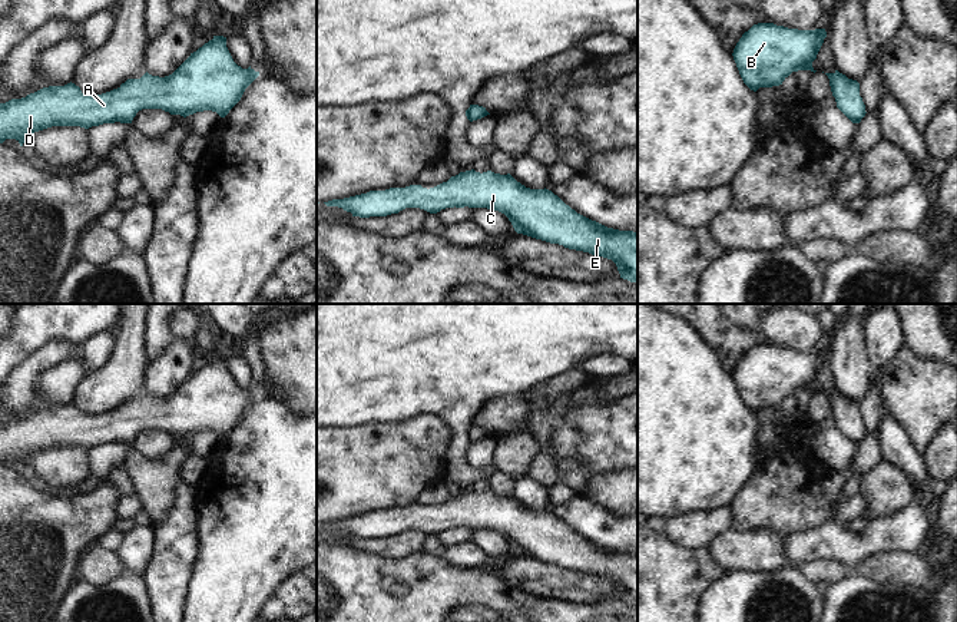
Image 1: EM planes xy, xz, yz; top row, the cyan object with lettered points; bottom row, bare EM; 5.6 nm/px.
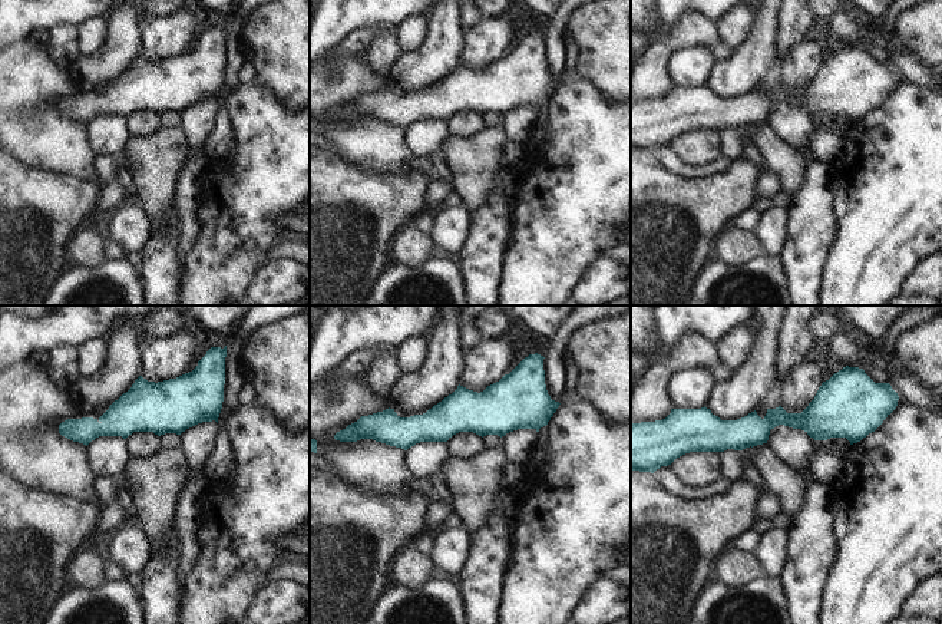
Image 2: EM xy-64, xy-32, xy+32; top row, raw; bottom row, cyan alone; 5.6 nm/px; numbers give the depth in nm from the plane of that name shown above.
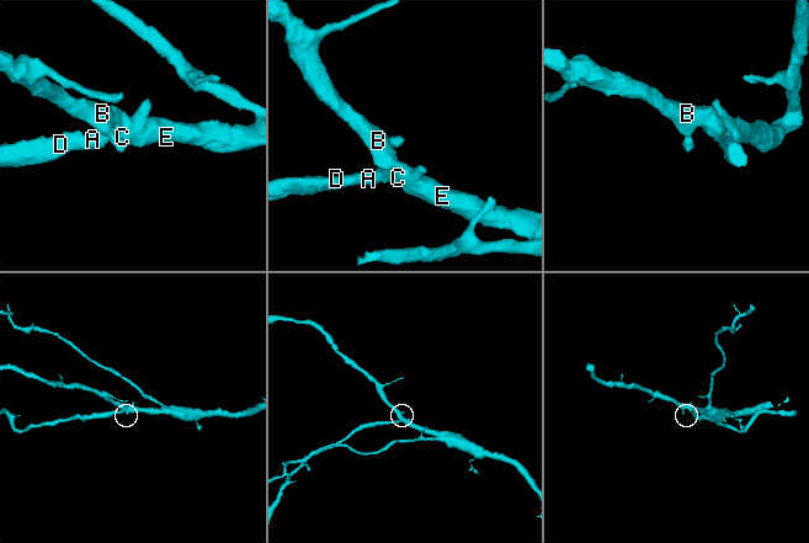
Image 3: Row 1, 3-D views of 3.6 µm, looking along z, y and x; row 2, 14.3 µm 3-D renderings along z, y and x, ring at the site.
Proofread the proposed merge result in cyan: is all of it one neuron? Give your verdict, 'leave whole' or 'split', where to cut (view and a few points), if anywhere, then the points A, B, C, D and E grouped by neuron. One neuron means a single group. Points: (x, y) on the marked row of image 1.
leave whole | no cut | A B C D E

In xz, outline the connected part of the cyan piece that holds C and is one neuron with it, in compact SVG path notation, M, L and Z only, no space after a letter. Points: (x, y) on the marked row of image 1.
M474 169L460 172L434 188L410 185L405 188L390 188L385 191L370 191L367 193L332 199L324 202L327 206L338 206L352 216L387 216L398 214L405 208L420 208L437 214L446 208L487 208L504 214L517 234L523 234L550 244L559 244L569 249L589 252L592 255L612 259L620 278L638 284L638 232L607 228L592 221L569 205L549 189L530 189L517 182L510 173L500 175L491 171L476 172Z

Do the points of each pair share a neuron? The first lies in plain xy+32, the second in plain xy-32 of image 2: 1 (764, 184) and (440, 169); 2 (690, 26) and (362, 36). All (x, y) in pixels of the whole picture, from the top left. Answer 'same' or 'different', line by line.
1: different
2: same

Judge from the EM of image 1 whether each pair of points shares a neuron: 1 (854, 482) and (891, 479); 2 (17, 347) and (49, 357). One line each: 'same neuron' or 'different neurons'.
1: different neurons
2: different neurons

